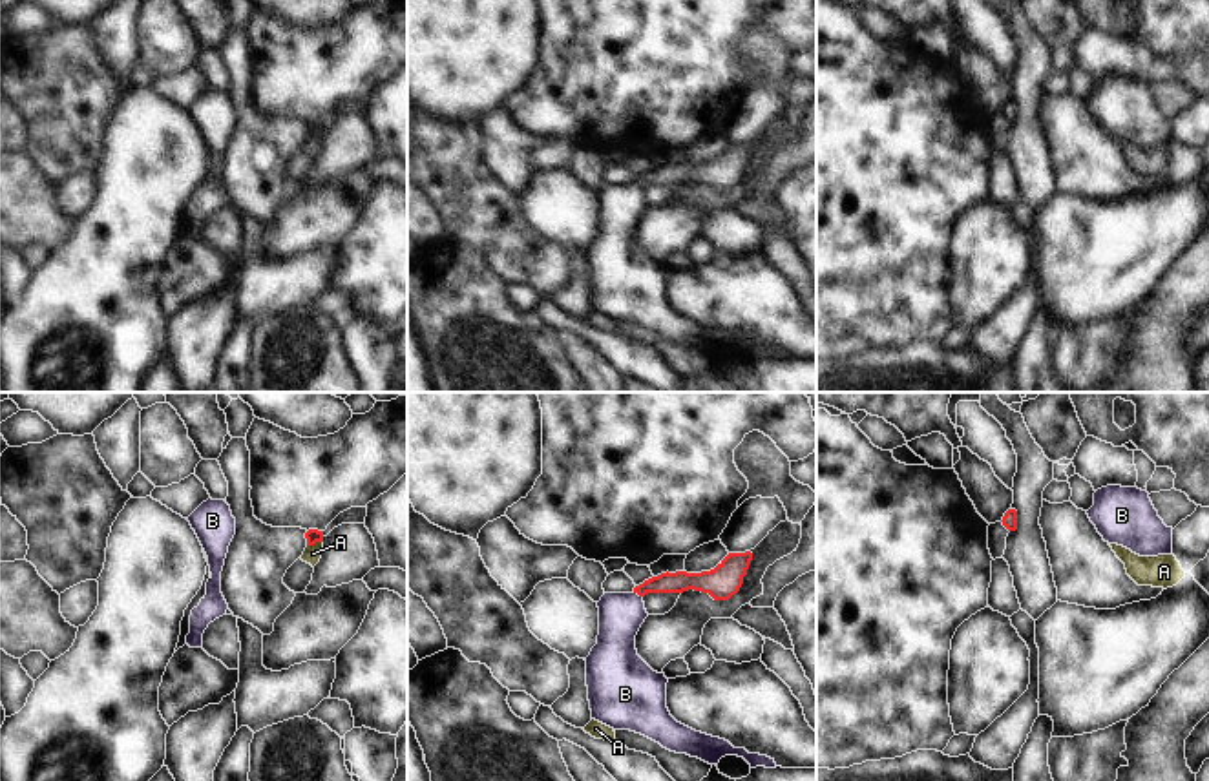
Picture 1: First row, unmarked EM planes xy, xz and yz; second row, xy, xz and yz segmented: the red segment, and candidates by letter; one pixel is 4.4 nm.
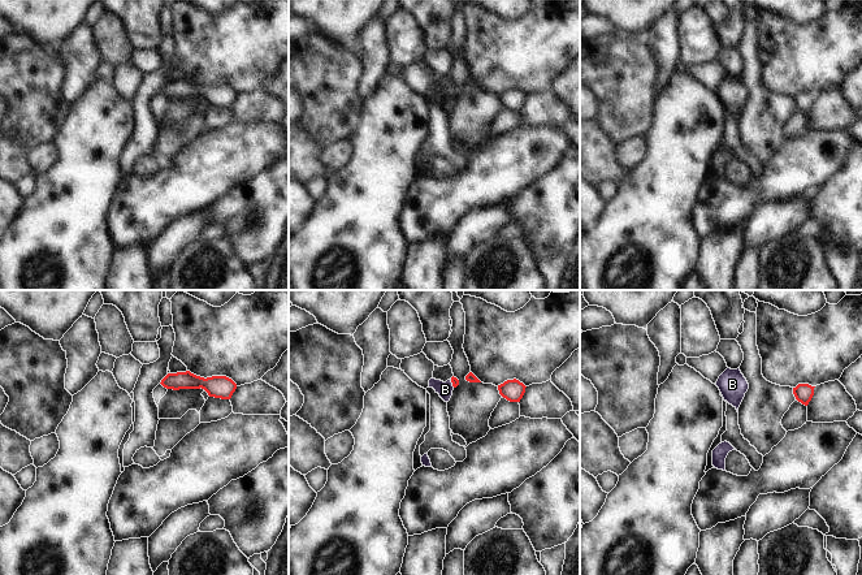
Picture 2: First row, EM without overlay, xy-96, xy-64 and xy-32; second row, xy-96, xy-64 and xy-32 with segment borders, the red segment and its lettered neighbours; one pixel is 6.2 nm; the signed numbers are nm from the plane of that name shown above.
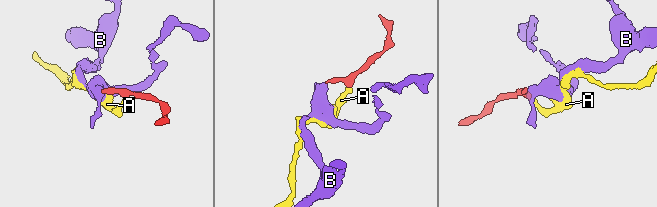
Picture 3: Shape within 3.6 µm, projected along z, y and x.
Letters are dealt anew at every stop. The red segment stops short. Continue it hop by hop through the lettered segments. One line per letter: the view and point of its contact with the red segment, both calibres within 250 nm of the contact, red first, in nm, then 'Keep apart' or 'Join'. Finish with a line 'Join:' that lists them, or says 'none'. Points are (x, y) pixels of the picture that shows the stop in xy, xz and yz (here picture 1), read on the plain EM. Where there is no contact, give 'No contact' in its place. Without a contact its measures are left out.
A: Touches red at xy (315, 134). Thickness 60 nm (red) against 80 nm. Keep apart
B: Touches red at xz (638, 185). Thickness 100 nm (red) against 190 nm. Join
Join: B.

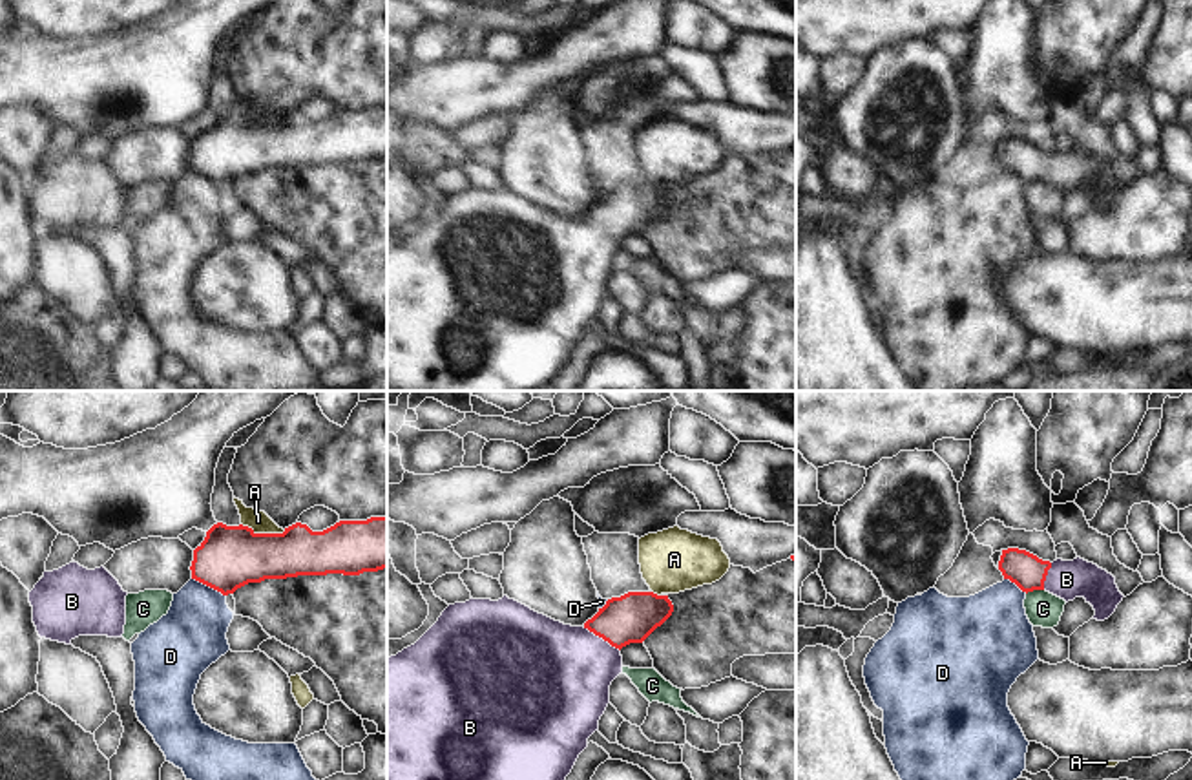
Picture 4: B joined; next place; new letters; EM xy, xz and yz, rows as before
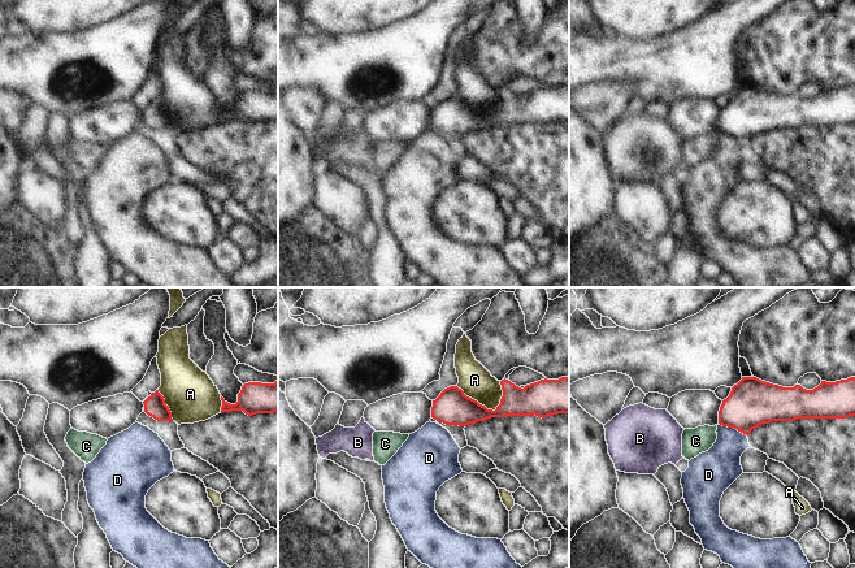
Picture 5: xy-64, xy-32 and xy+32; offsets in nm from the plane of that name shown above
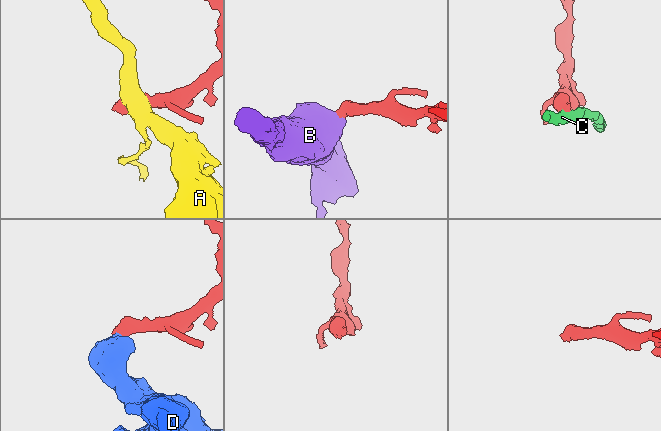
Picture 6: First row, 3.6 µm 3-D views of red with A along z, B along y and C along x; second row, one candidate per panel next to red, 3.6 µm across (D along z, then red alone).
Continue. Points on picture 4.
A: Touches red at xy (263, 125). Thickness 280 nm (red) against 90 nm. Keep apart
B: Touches red at xz (601, 227). Thickness 220 nm (red) against 440 nm. Join
C: Touches red at yz (1034, 179). Thickness 160 nm (red) against 160 nm. Keep apart
D: Touches red at xy (209, 176). Thickness 280 nm (red) against 300 nm. Keep apart
Join: B.

